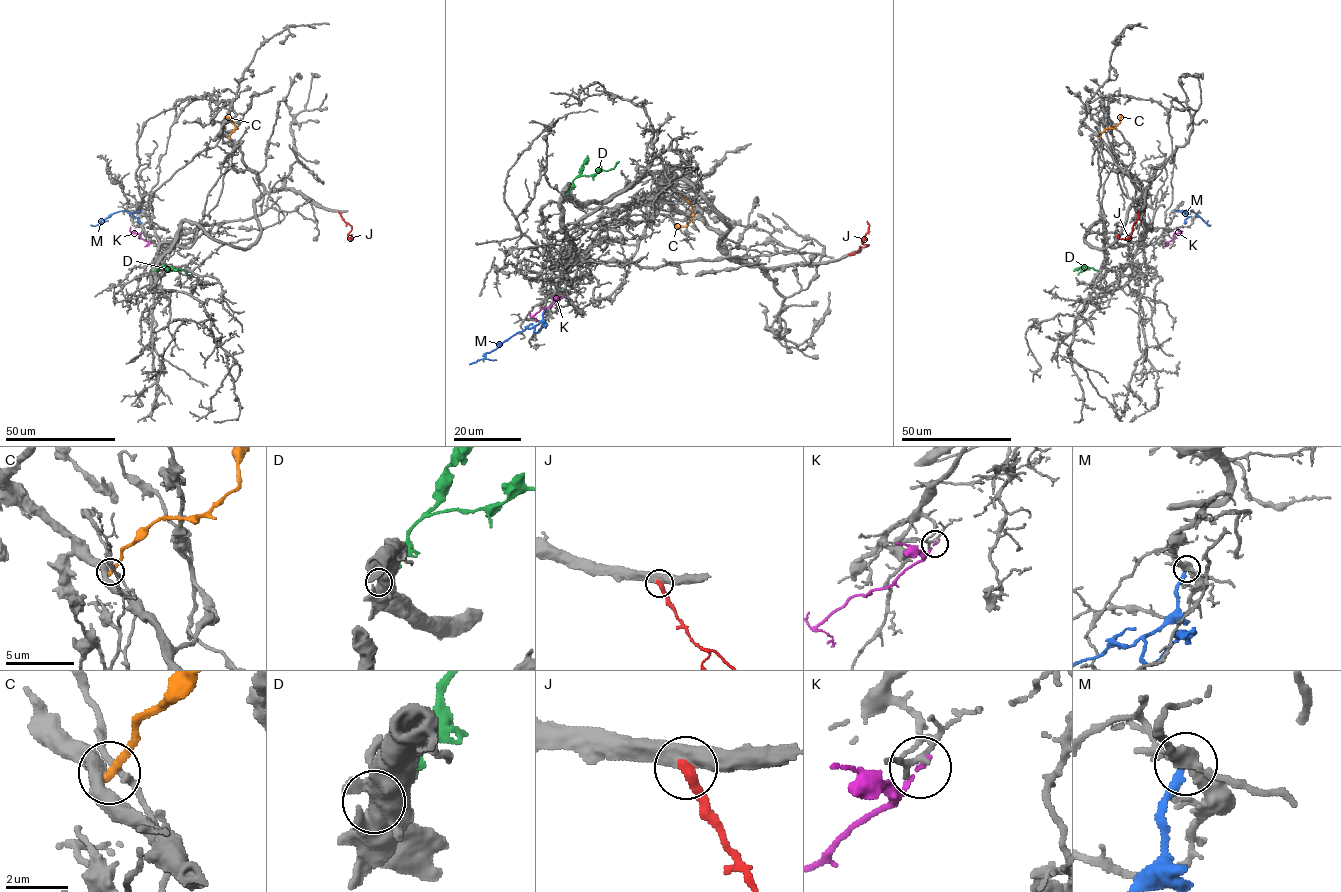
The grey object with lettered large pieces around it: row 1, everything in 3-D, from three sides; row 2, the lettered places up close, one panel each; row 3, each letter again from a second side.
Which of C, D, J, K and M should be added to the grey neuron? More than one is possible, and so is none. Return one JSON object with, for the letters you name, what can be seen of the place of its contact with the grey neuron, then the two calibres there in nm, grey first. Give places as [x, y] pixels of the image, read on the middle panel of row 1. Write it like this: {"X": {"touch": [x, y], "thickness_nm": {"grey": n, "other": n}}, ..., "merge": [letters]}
{"merge": []}

